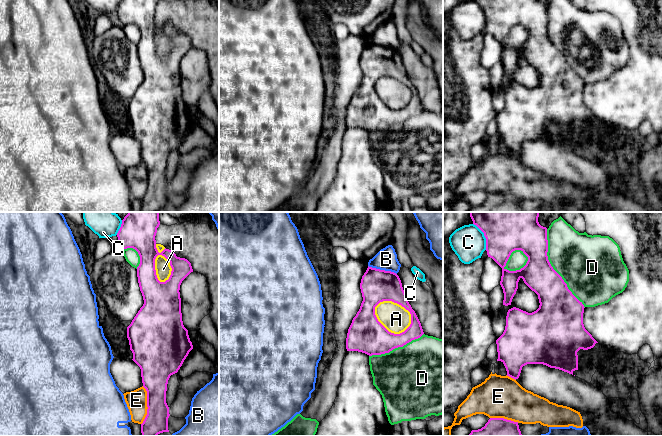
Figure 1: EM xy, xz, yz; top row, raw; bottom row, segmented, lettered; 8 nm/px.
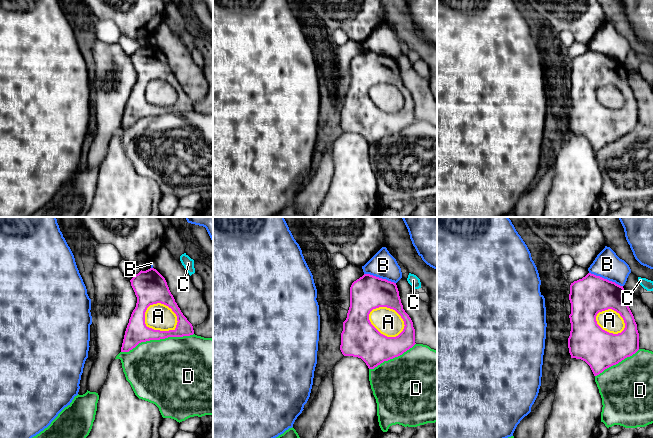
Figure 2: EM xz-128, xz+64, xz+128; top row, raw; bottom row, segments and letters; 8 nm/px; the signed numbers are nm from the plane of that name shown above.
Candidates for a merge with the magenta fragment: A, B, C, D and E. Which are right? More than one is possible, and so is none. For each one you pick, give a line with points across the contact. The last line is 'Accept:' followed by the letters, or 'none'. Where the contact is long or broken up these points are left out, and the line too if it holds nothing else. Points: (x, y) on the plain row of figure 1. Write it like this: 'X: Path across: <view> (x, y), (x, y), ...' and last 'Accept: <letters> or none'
Accept: none

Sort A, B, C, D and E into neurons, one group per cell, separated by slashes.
A E / B / C / D

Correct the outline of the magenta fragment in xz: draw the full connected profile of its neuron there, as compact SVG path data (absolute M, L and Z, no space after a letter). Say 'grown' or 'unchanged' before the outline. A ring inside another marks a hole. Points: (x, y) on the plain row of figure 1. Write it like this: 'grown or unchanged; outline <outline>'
unchanged; outline M368 42L362 52L360 65L363 77L348 105L347 127L358 127L369 132L381 131L403 123L424 110L396 49ZM383 77L397 79L410 88L411 100L404 108L391 109L378 97L375 83Z

